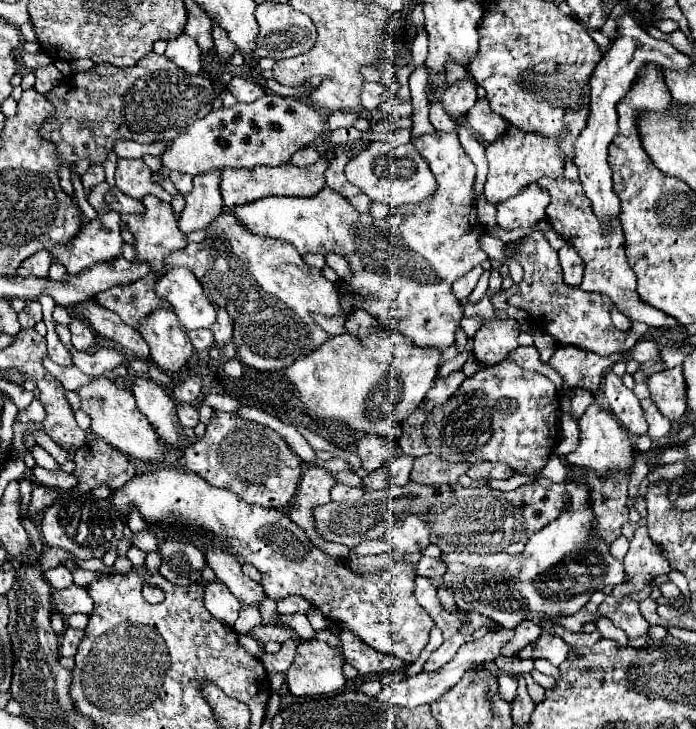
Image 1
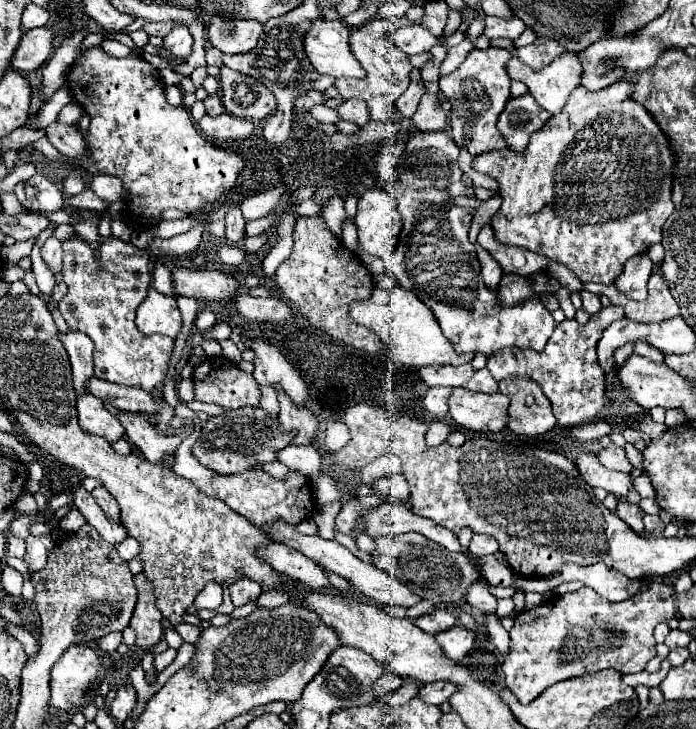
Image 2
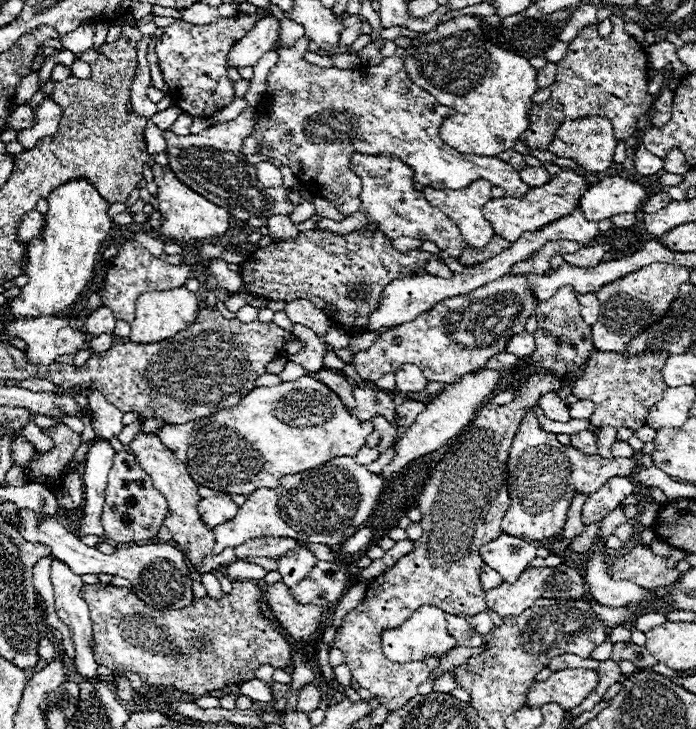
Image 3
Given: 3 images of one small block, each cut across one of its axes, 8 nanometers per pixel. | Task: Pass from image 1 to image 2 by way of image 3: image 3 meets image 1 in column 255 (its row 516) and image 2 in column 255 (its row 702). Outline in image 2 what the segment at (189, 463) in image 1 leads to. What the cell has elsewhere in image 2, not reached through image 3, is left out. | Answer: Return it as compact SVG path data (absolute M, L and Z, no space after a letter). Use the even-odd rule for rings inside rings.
M206 360L196 366L194 394L200 402L214 402L224 408L260 404L260 390L254 376L224 360Z

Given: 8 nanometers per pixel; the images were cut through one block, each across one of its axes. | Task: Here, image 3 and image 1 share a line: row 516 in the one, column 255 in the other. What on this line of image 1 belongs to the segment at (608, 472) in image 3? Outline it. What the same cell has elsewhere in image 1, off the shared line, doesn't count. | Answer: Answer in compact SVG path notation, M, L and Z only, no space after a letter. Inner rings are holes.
M158 470L142 474L132 478L126 486L114 490L110 500L114 508L118 508L122 514L130 514L132 506L136 506L142 512L144 520L148 522L168 522L168 524L180 522L182 526L204 528L214 536L218 546L224 544L226 548L232 550L232 554L238 556L240 562L250 562L260 570L262 588L272 600L298 594L306 598L310 604L314 604L318 610L322 610L326 618L334 622L344 622L350 630L354 630L354 634L358 634L358 638L362 638L362 642L374 646L374 650L398 656L406 664L412 664L420 656L422 648L428 644L428 634L434 622L414 598L414 578L416 578L414 566L404 560L398 560L396 566L384 570L382 574L358 574L350 570L344 562L330 558L322 550L314 548L306 538L304 530L298 528L284 512L274 508L264 508L258 504L248 504L234 492L210 486L206 480L198 478L198 474L188 474L178 470Z

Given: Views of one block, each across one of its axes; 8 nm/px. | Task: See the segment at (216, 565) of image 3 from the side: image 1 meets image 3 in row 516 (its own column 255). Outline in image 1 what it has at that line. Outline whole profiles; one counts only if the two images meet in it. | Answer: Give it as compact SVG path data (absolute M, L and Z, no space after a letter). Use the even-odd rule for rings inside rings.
M318 160L312 166L294 166L294 164L280 164L280 166L254 166L254 168L224 168L220 192L222 200L228 208L248 204L266 196L298 196L310 198L316 196L324 186L324 172L328 168L328 160Z

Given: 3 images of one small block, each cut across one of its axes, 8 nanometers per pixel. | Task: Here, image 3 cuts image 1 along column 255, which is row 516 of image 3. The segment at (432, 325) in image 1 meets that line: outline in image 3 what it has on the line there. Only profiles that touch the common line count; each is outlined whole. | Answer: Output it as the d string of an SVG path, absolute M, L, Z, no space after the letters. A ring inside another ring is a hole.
M222 494L218 498L202 498L198 504L200 516L208 528L214 528L226 520L232 520L238 512L238 506L232 502L230 494Z

